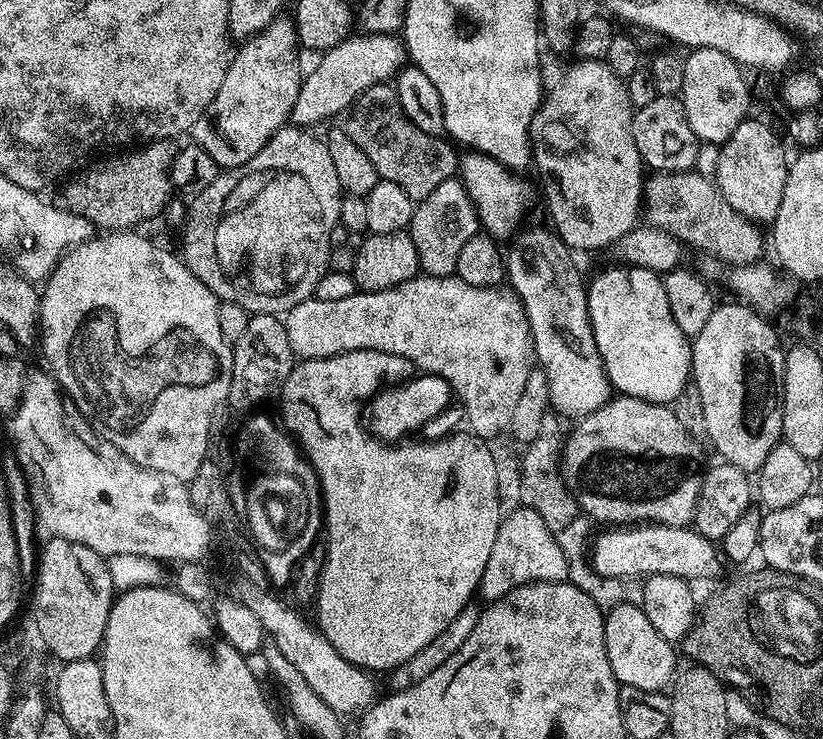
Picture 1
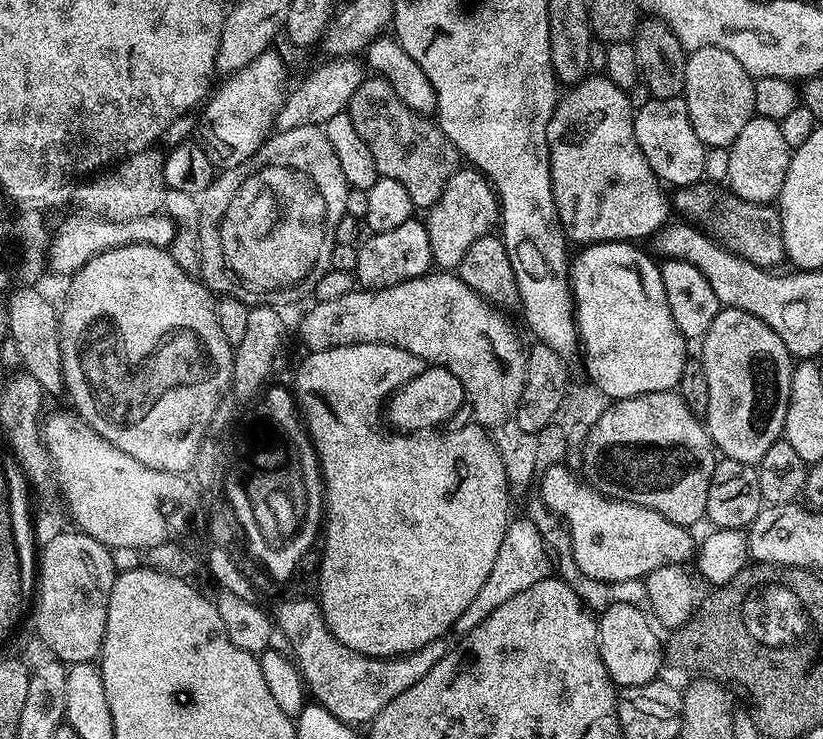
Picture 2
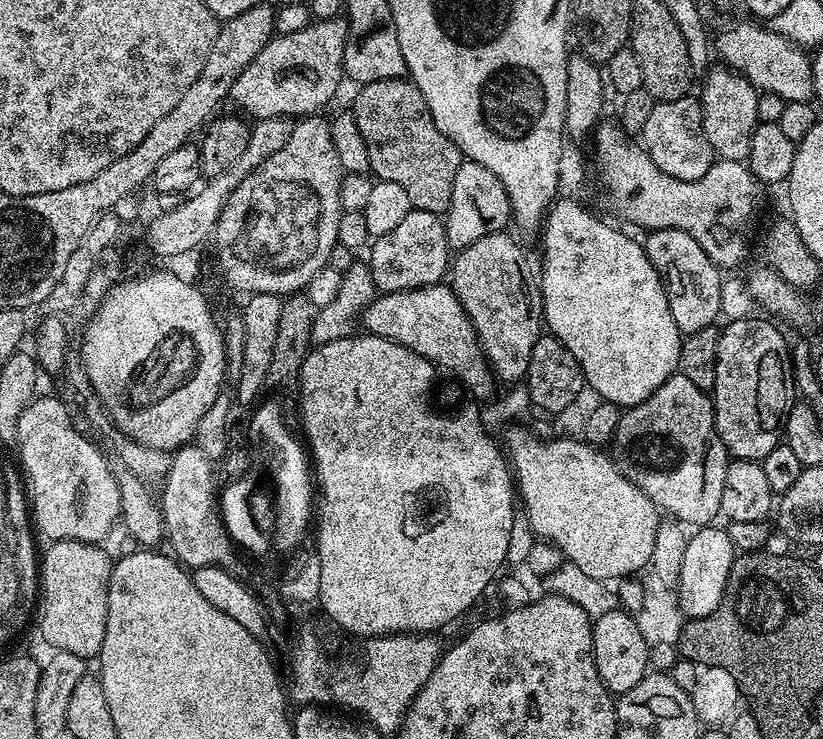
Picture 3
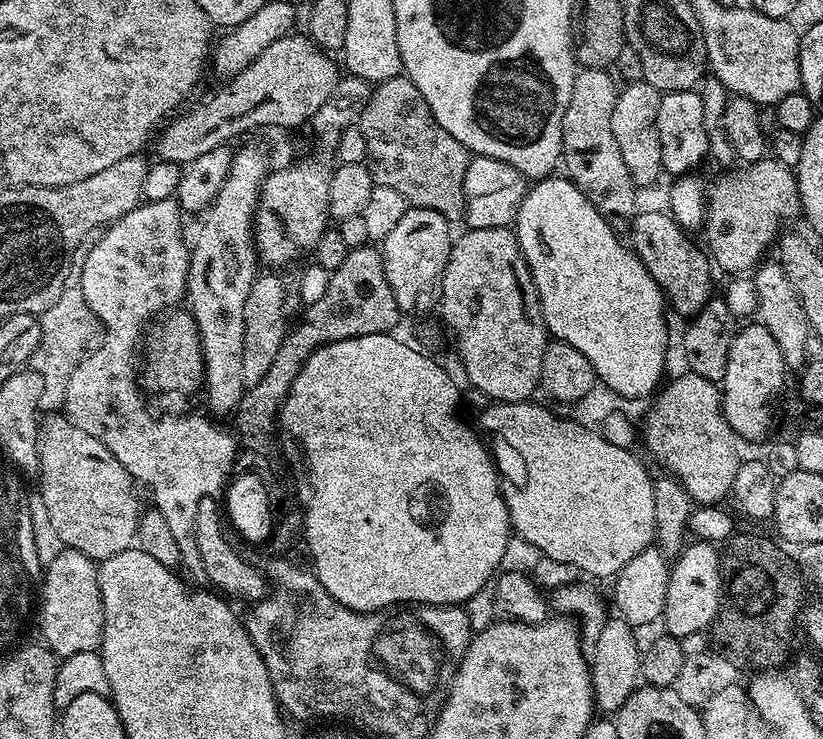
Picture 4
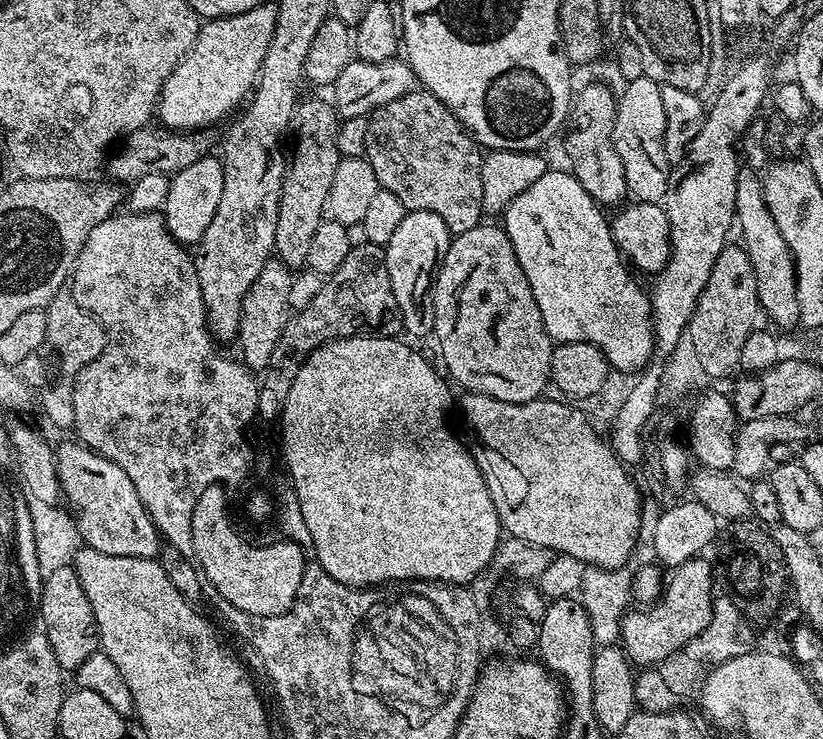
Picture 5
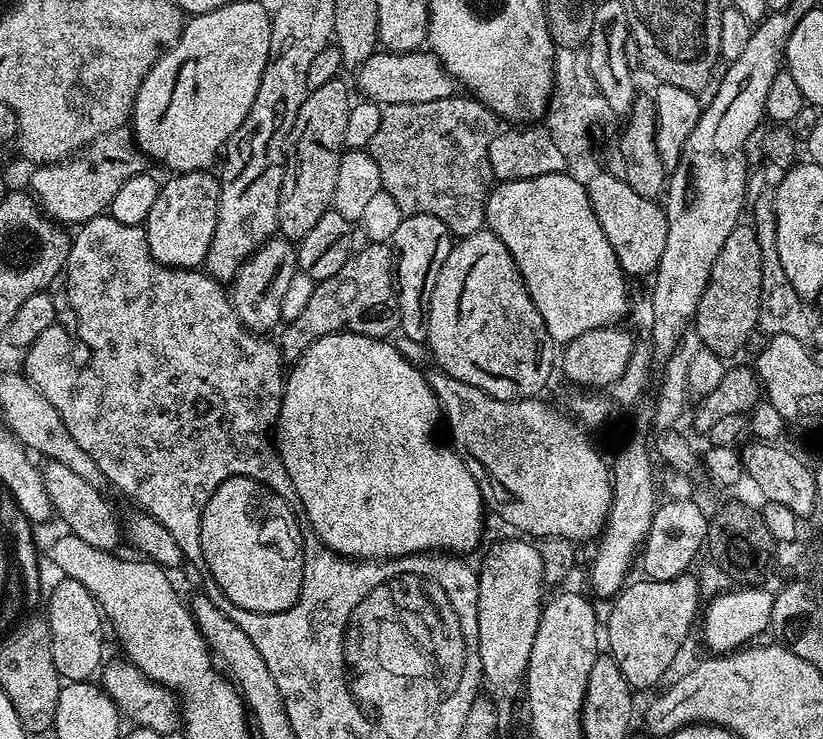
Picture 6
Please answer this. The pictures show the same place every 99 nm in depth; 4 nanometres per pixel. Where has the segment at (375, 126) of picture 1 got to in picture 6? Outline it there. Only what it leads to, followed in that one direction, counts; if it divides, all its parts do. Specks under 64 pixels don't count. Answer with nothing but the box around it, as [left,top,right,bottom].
[366,94,494,237]

